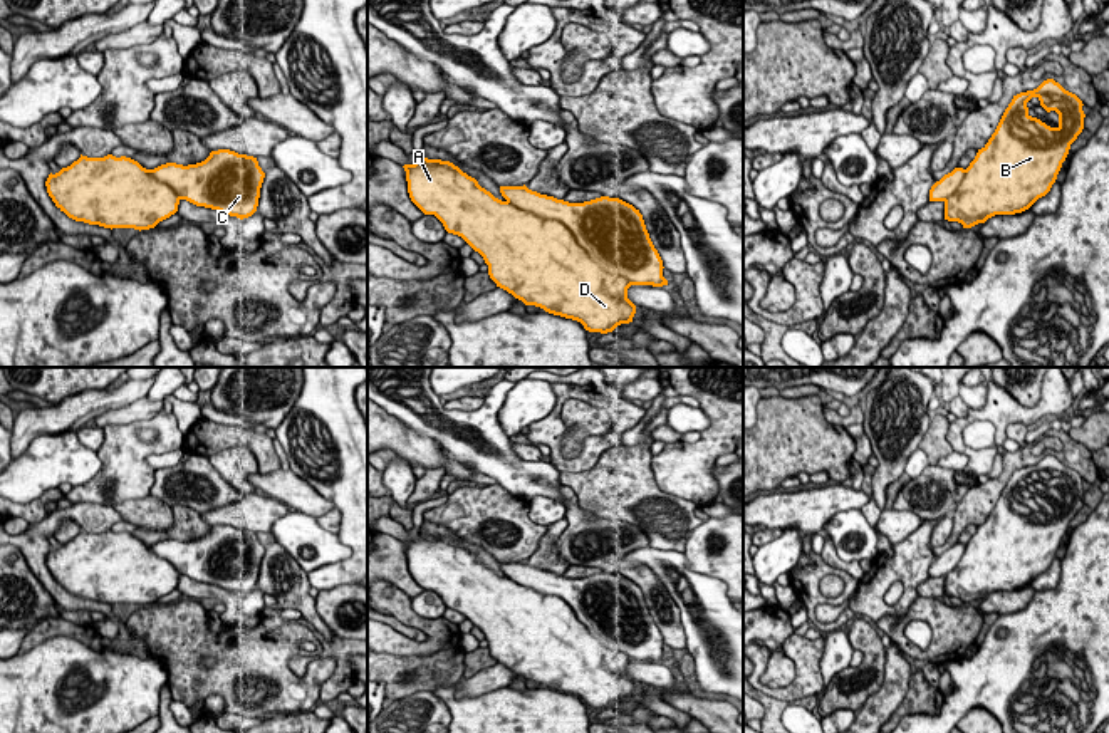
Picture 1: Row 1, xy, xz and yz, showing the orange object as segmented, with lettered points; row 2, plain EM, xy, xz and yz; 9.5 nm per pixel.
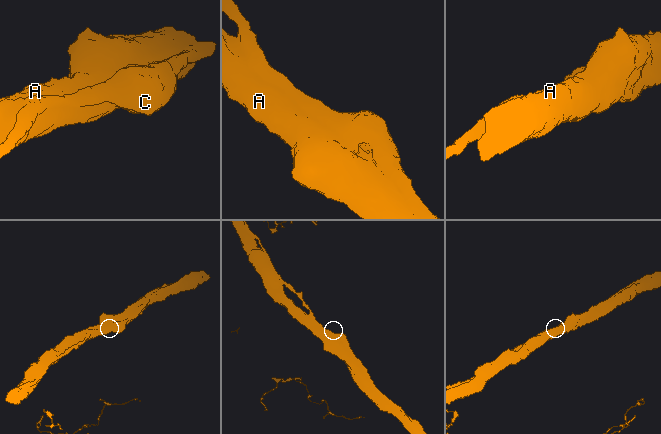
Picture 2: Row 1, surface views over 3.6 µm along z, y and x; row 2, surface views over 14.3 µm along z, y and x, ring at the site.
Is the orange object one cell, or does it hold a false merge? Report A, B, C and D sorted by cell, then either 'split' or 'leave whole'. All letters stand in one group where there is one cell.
A B C D; leave whole

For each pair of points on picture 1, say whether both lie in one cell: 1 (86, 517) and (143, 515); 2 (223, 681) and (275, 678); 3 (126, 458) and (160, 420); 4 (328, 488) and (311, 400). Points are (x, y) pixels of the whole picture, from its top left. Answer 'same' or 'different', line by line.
1: different
2: same
3: same
4: same

